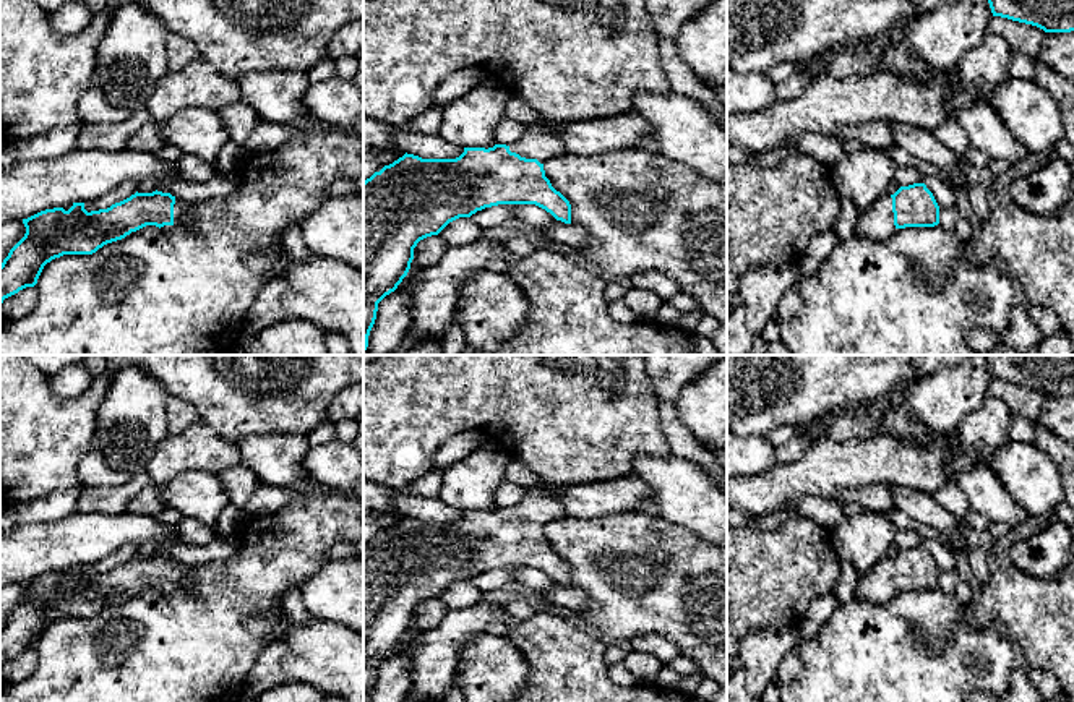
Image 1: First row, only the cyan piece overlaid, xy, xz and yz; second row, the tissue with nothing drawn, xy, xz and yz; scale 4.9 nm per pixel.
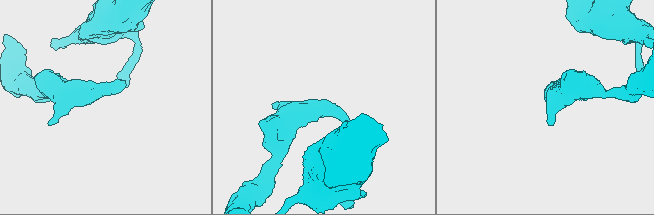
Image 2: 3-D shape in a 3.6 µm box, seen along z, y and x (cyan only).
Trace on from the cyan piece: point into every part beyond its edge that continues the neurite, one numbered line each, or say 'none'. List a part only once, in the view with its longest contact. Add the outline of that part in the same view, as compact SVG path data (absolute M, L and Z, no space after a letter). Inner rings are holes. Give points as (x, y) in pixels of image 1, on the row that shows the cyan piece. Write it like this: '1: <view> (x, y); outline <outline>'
1: xy (180, 208); outline M175 198L175 204L174 204L174 224L172 225L164 225L161 227L162 232L172 232L175 230L178 225L183 224L185 220L185 212L190 206L180 199Z

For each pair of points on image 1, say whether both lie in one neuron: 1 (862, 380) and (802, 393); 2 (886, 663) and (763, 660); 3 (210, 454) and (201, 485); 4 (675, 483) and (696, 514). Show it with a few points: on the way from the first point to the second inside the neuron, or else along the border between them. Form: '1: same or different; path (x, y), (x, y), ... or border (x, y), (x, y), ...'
1: same; path (847, 380), (816, 380)
2: different; border (800, 637), (794, 647)
3: different; border (218, 472), (182, 470), (167, 482)
4: same; path (683, 492), (696, 506)

